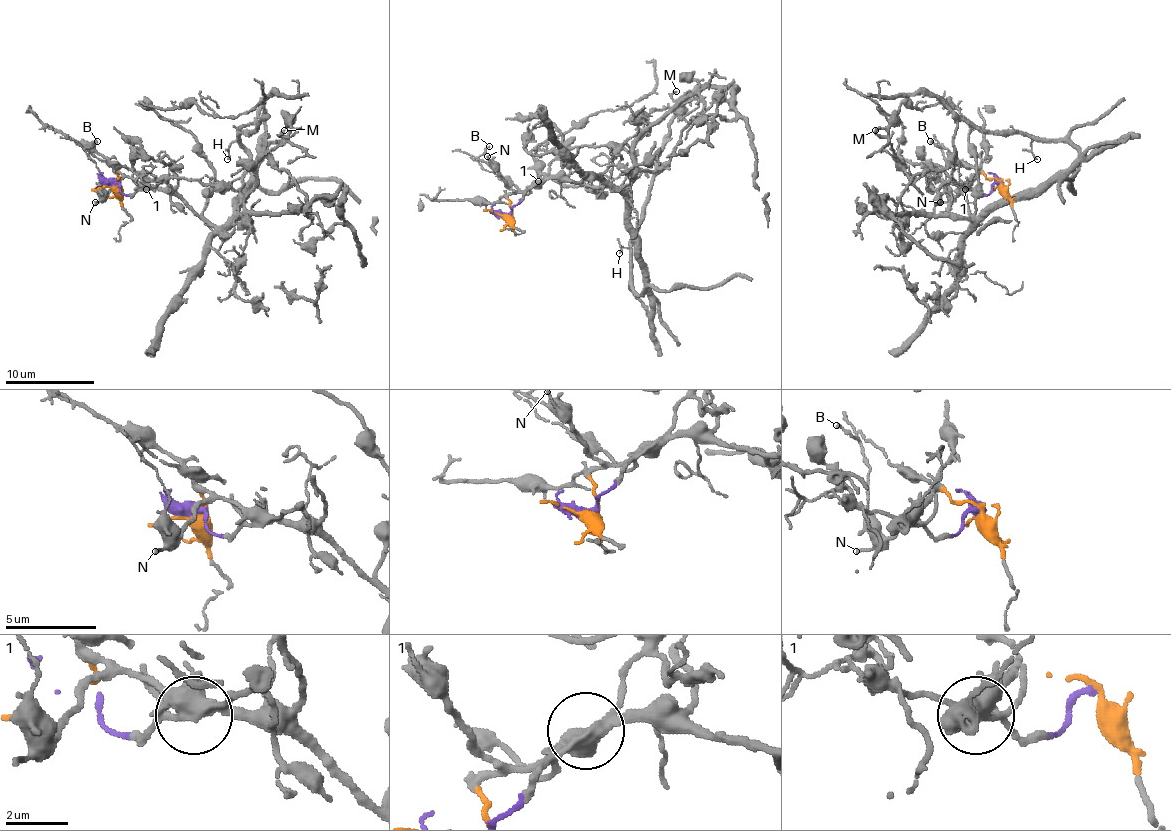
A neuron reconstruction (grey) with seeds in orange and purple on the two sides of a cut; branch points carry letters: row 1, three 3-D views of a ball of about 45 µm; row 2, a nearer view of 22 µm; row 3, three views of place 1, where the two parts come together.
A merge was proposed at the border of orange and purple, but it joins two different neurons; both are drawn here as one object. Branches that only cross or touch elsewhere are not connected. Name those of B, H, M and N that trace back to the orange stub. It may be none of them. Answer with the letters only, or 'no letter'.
B, M, N

